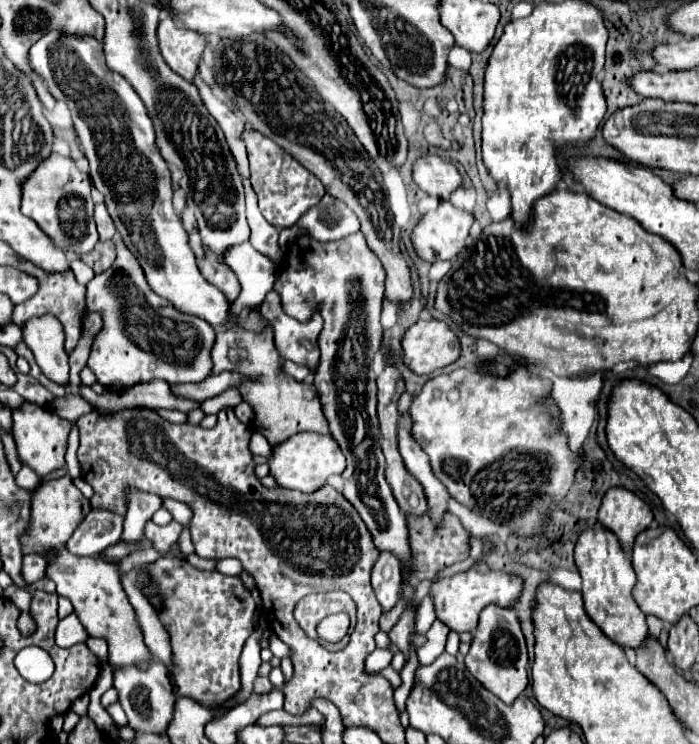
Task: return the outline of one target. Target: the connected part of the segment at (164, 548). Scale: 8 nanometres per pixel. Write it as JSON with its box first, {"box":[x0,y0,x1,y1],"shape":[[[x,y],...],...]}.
{"box":[145,521,181,557],"shape":[[[149,521],[145,533],[147,533],[147,539],[153,543],[153,549],[157,549],[161,557],[175,557],[173,545],[178,541],[181,533],[181,525],[177,521],[171,521],[169,525],[163,525],[163,527]]]}

